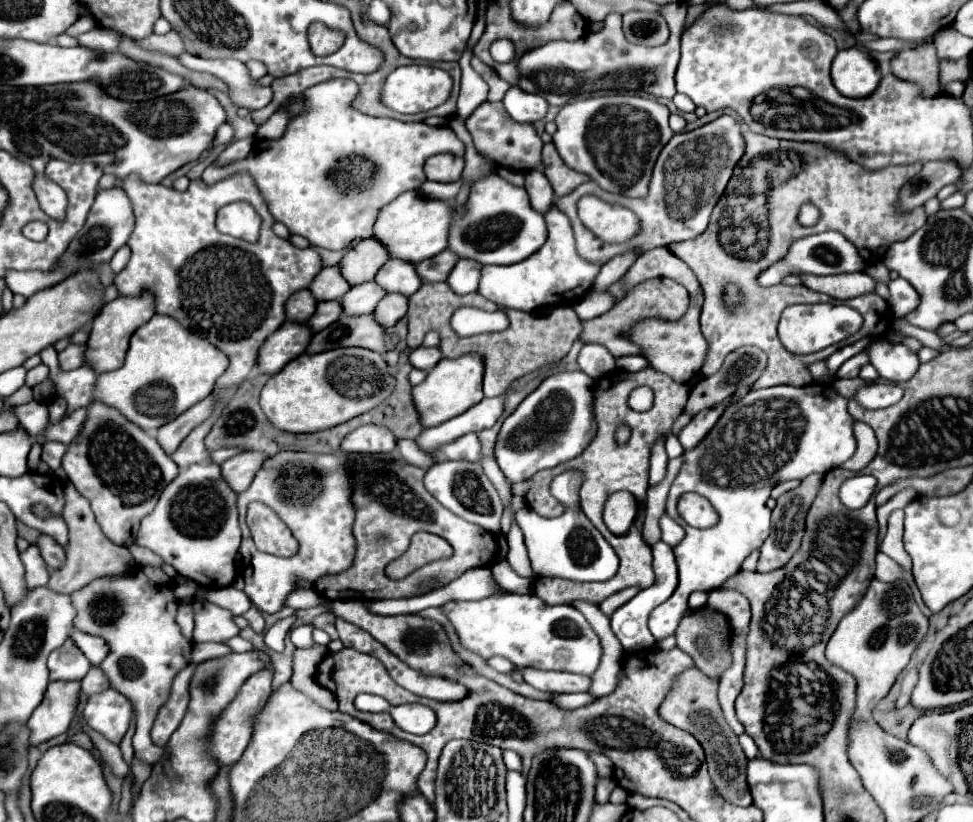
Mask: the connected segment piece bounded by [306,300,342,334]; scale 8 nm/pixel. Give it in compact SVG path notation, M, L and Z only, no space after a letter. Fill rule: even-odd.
M318 302L318 308L314 312L314 316L310 316L310 320L306 320L306 324L310 324L310 328L314 328L314 334L324 330L326 326L330 326L332 322L336 322L340 318L340 304L334 302Z

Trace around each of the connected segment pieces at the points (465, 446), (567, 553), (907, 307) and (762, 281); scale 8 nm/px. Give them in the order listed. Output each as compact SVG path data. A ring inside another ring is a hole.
M466 434L466 436L460 436L458 440L438 448L438 454L442 456L442 460L476 462L476 460L480 460L480 442L478 442L476 434ZM476 452L478 452L478 458L476 458Z
M564 472L556 476L550 484L550 494L558 498L564 506L564 514L556 518L542 518L534 510L525 507L516 512L516 522L520 524L532 562L534 576L548 578L566 578L574 582L602 582L610 580L618 570L618 556L612 552L610 544L602 534L590 524L578 504L578 490L582 476L578 472Z
M904 278L890 280L888 290L890 290L888 304L890 304L890 310L894 312L894 316L906 316L920 304L918 292Z
M822 232L822 234L814 234L814 236L806 236L806 238L800 238L796 240L792 246L790 246L790 252L780 260L776 262L774 266L770 266L768 270L764 270L756 282L760 286L774 286L774 284L780 284L784 276L788 274L798 274L798 272L808 272L808 274L842 274L842 272L860 272L864 270L864 260L860 258L858 250L854 248L854 244L850 244L850 240L846 240L840 232Z

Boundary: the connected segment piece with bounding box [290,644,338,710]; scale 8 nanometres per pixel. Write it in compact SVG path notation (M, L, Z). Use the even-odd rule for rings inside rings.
M315 644L313 647L296 648L294 650L294 672L290 678L290 684L294 684L294 688L298 688L298 692L302 692L304 696L310 696L310 700L314 700L318 706L326 708L326 710L338 710L338 700L326 690L320 688L314 680L317 667L323 659L323 646Z

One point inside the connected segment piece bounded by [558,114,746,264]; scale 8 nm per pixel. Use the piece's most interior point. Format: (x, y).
(693, 169)

